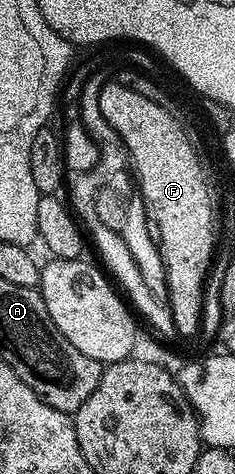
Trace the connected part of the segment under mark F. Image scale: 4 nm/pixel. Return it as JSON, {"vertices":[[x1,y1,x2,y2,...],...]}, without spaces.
{"vertices":[[110,81,101,89,100,107,102,116,124,143,134,182,157,236,167,274,167,303,175,330,180,336,198,336,203,319,204,284,212,270,211,254,215,251,216,208,207,200,199,183,199,172,204,164,199,161,199,155,182,127,184,124,157,105,157,101,141,97,141,93,121,82]]}

